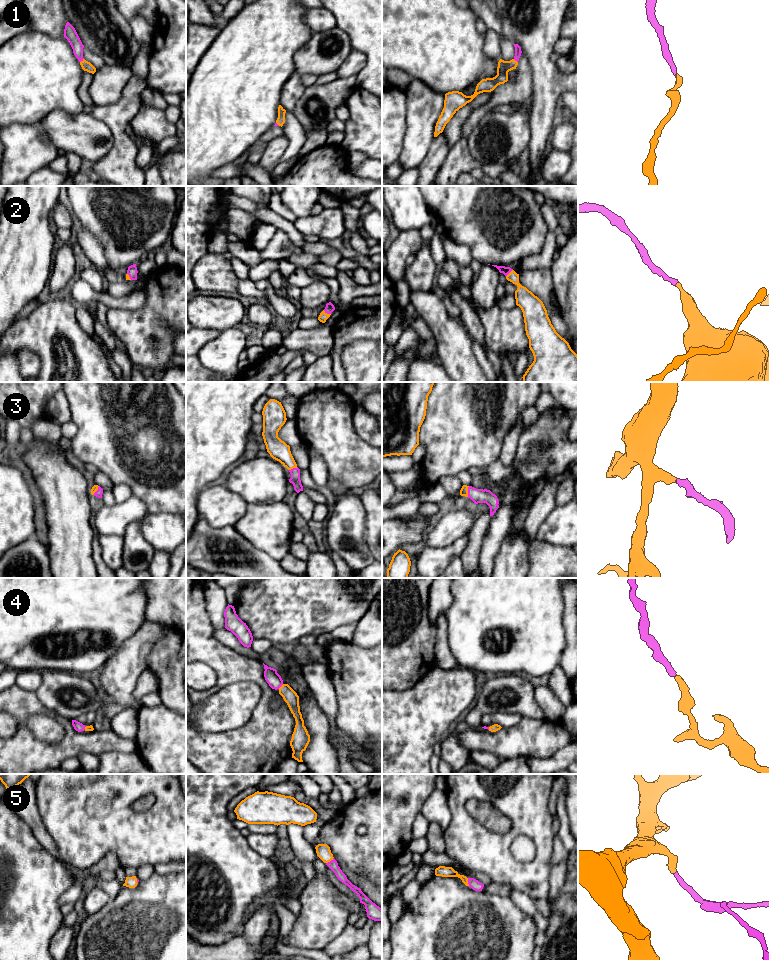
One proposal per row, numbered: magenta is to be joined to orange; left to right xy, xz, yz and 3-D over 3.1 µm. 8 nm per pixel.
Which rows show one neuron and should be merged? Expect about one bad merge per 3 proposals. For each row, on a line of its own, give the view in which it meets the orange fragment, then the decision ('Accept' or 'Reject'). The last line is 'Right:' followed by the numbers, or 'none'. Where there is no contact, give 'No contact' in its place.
1: Touches orange in xy. Accept
2: Touches orange in xz. Accept
3: Touches orange in yz. Accept
4: Touches orange in xz. Accept
5: Touches orange in xz. Accept
Right: 1, 2, 3, 4, 5

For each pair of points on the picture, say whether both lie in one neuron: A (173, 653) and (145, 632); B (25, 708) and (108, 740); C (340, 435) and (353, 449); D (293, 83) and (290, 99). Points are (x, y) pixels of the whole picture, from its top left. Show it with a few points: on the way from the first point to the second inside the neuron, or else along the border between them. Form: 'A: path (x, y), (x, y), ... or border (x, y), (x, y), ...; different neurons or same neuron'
A: border (175, 627), (163, 627), (147, 662); different neurons
B: path (46, 712), (56, 716), (80, 740), (87, 740); same neuron
C: path (342, 438), (350, 446); same neuron
D: path (293, 87), (290, 95); same neuron

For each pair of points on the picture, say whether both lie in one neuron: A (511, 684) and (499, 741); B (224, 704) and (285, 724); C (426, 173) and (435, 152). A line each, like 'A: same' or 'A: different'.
A: different
B: different
C: same

